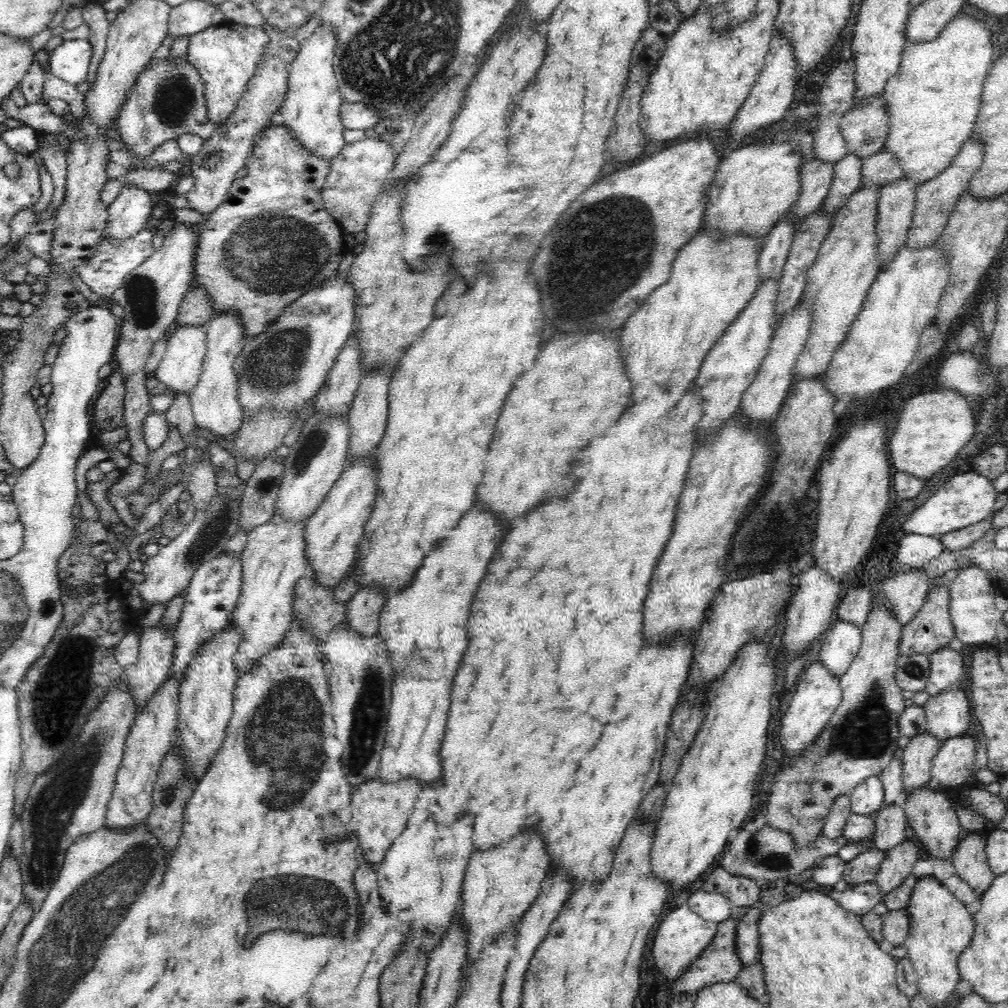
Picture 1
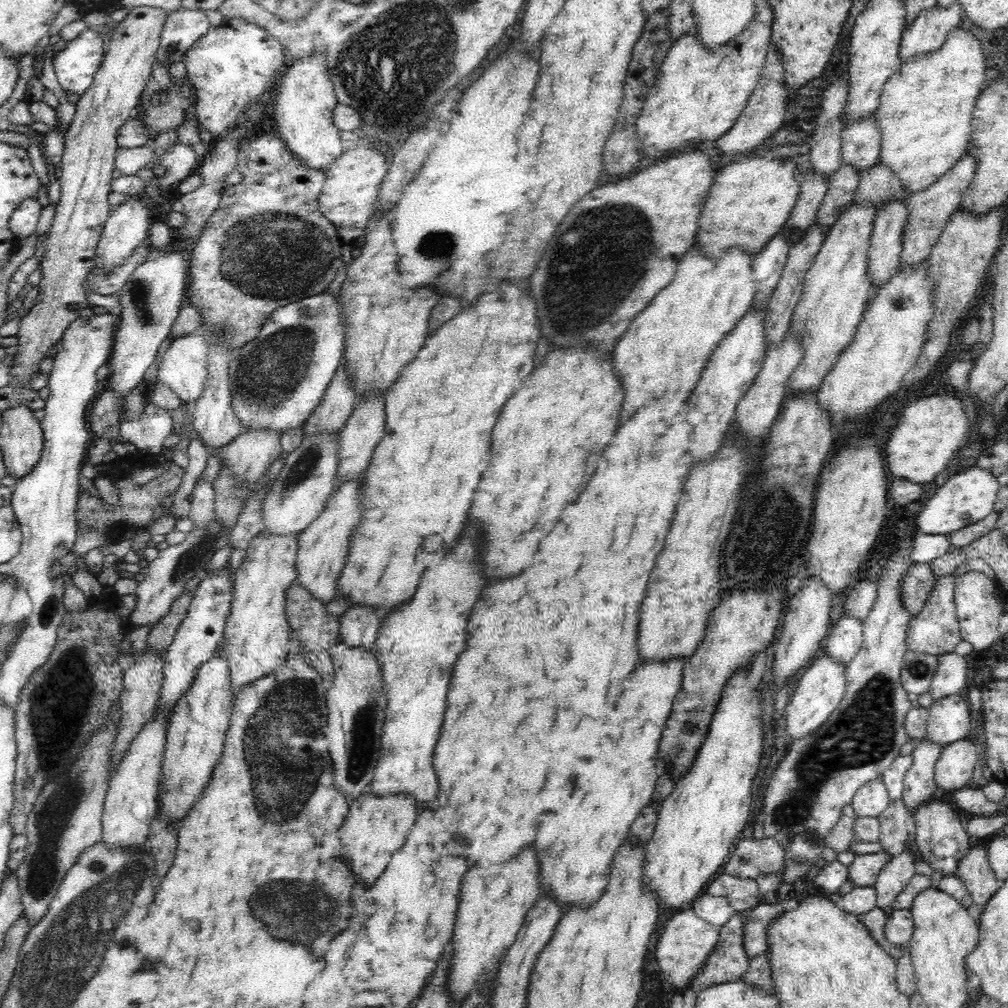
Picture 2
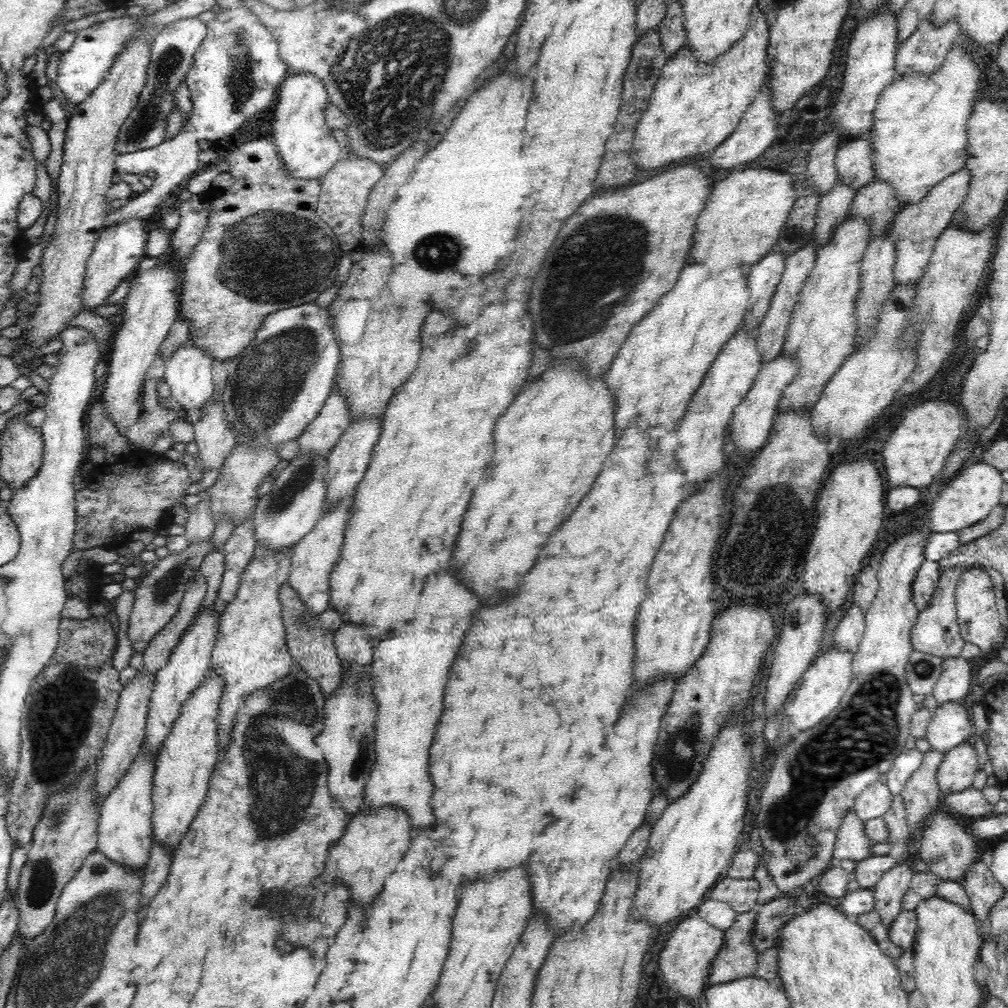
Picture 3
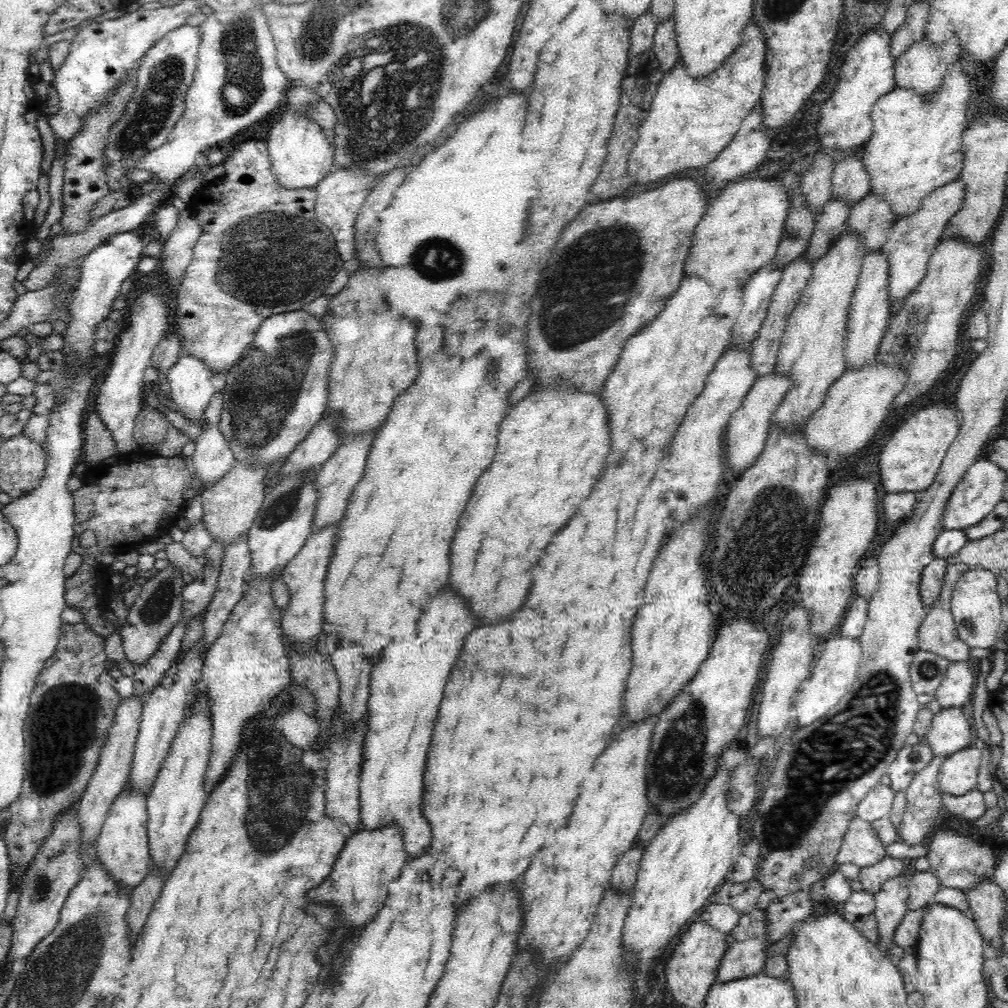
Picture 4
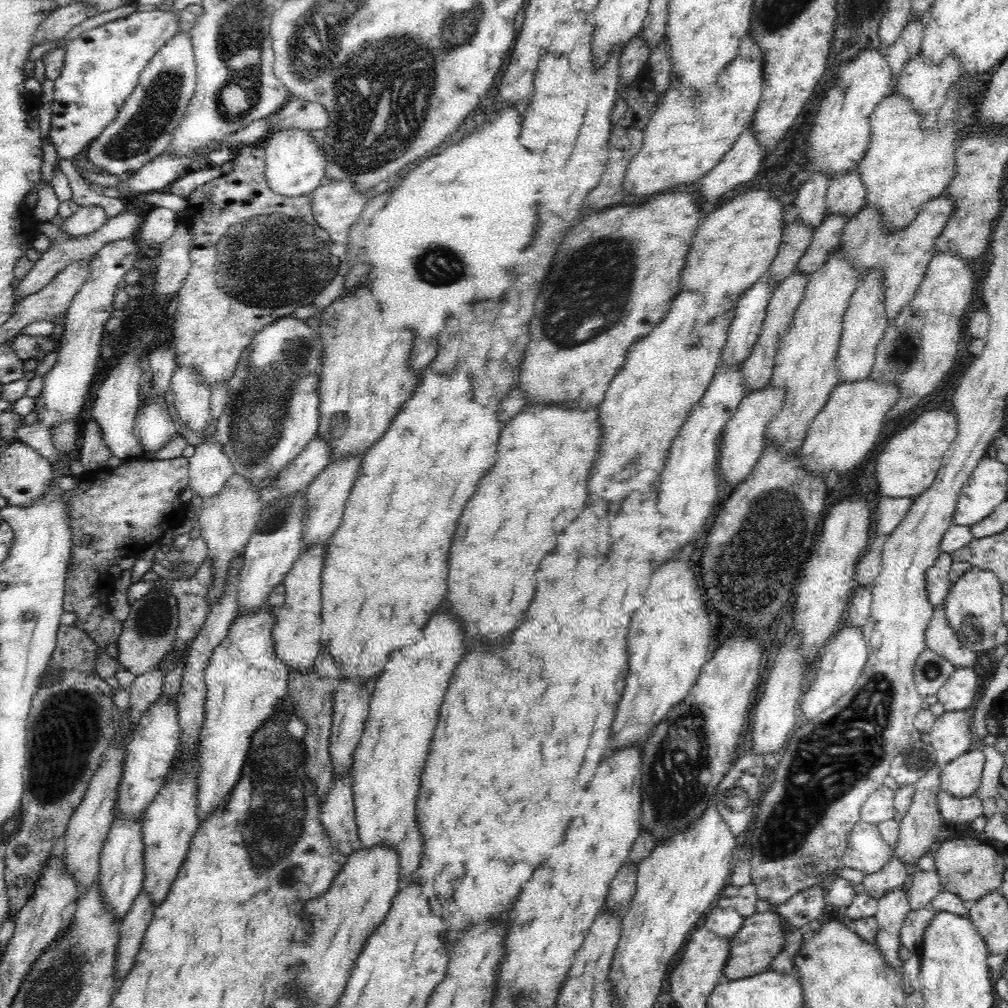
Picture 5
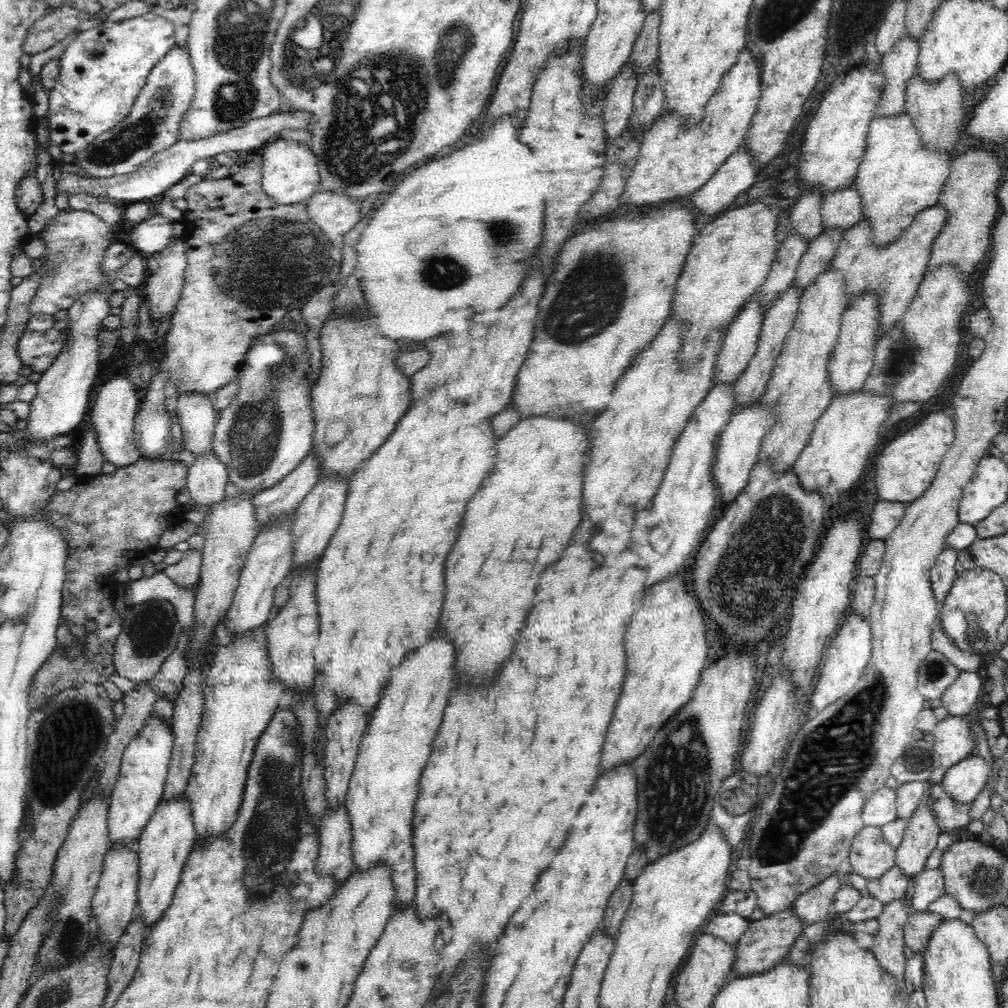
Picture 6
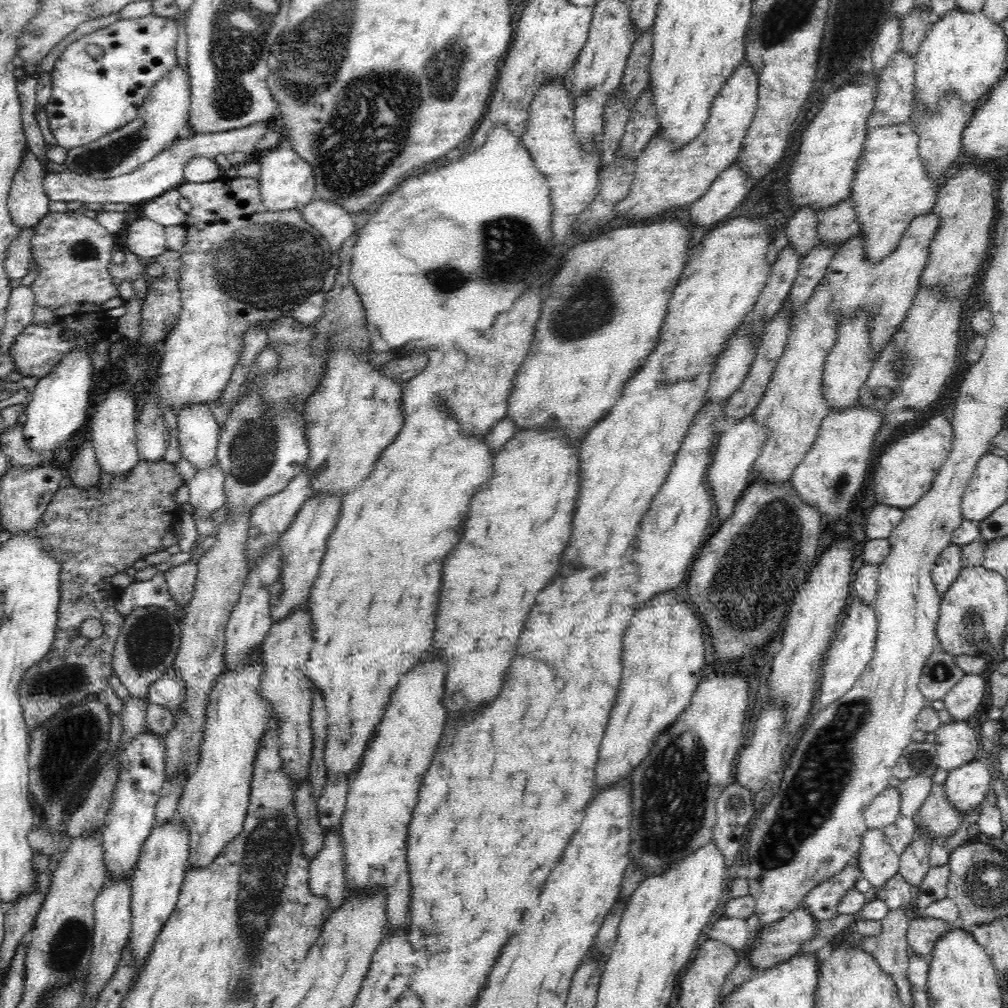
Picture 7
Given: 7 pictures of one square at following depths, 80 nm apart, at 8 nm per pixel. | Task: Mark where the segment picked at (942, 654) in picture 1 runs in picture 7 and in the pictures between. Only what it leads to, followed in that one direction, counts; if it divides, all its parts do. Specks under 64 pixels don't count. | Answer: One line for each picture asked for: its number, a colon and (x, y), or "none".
2: (952, 674)
3: (954, 684)
4: (954, 691)
5: (957, 693)
6: (959, 698)
7: (962, 700)

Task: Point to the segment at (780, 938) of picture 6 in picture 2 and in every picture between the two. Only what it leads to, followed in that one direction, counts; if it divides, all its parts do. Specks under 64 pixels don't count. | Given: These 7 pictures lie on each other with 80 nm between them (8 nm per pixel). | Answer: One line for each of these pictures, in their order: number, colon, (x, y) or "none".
2: (728, 961)
3: (737, 958)
4: (747, 946)
5: (760, 938)

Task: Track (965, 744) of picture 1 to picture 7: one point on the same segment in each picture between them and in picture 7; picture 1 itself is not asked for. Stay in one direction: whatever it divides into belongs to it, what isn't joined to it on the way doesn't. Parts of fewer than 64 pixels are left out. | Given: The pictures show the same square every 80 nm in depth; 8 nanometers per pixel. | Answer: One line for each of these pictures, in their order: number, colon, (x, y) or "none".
2: (954, 769)
3: (957, 771)
4: (958, 775)
5: (960, 778)
6: (963, 781)
7: (967, 788)

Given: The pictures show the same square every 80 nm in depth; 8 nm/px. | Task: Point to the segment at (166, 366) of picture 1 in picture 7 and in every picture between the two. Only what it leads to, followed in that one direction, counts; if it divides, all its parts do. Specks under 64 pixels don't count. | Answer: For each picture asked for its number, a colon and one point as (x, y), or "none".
2: (183, 368)
3: (187, 372)
4: (188, 382)
5: (192, 400)
6: (197, 418)
7: (198, 430)

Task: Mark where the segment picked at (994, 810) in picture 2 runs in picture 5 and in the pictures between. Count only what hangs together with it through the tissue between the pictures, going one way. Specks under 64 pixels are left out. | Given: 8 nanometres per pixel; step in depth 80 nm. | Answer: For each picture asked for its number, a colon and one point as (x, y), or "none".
3: (971, 802)
4: (971, 806)
5: (954, 810)

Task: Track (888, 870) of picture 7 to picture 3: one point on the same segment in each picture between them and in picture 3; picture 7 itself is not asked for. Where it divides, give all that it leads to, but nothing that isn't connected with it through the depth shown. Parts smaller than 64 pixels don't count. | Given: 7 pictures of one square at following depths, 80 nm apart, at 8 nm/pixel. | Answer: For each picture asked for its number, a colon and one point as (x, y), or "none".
3: (851, 842)
4: (861, 846)
5: (866, 851)
6: (871, 856)

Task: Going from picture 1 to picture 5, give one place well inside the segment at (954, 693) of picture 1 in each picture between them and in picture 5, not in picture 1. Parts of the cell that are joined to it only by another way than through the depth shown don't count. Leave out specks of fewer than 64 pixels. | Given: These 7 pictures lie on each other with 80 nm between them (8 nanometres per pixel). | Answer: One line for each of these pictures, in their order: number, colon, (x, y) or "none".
2: (949, 720)
3: (950, 726)
4: (949, 732)
5: (950, 736)

